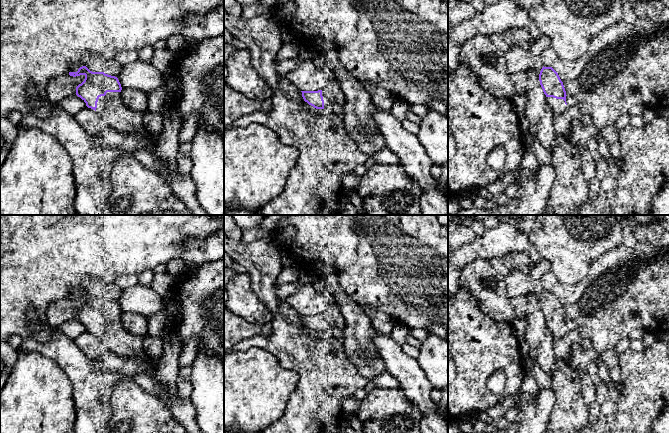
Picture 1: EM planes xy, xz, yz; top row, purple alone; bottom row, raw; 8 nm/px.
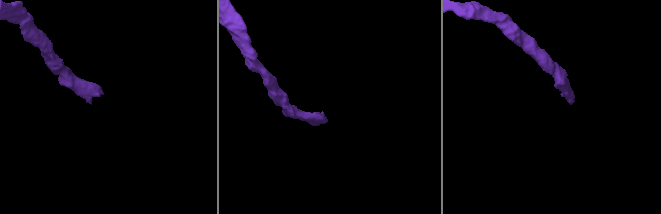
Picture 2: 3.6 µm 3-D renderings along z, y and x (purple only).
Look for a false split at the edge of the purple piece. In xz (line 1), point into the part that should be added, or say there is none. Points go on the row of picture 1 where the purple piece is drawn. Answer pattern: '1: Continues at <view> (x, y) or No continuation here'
1: Continues at xz (333, 96)

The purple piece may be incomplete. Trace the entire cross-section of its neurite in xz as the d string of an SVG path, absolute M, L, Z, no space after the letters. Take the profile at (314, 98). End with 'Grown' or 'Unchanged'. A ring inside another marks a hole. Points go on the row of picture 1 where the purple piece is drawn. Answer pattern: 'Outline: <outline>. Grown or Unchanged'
Outline: M335 81L323 90L301 91L305 102L316 109L331 110L335 106L345 104L345 95L342 92L340 84Z. Grown

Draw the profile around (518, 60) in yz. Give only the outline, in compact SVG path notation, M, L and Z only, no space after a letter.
M519 45L505 53L505 62L507 71L511 75L530 70L540 72L543 68L540 56L534 55L530 50L526 50Z

